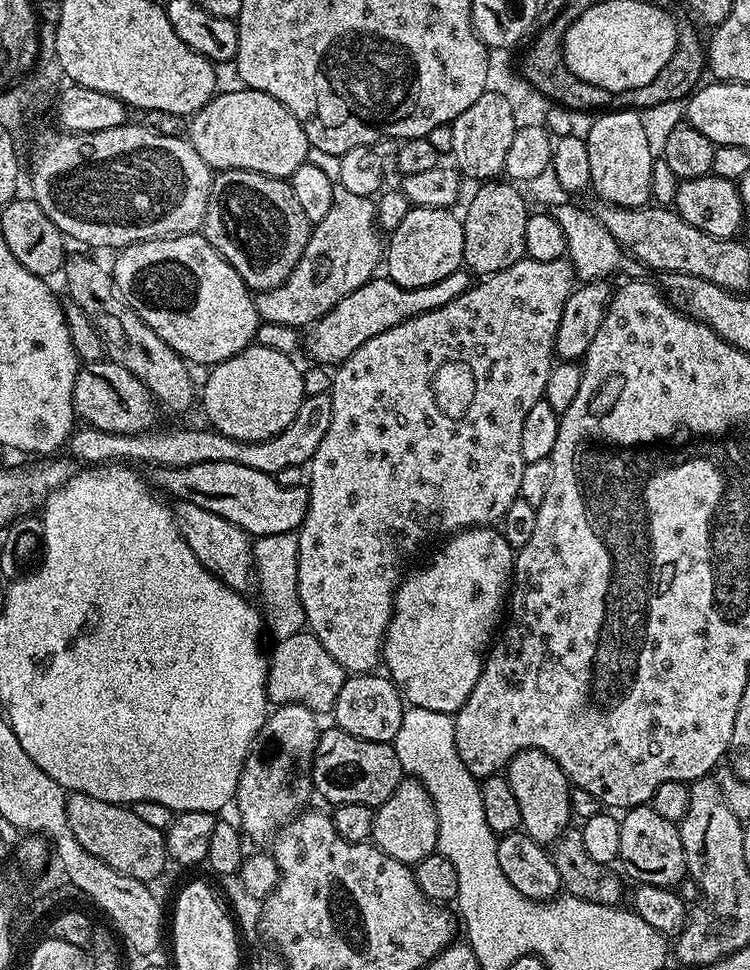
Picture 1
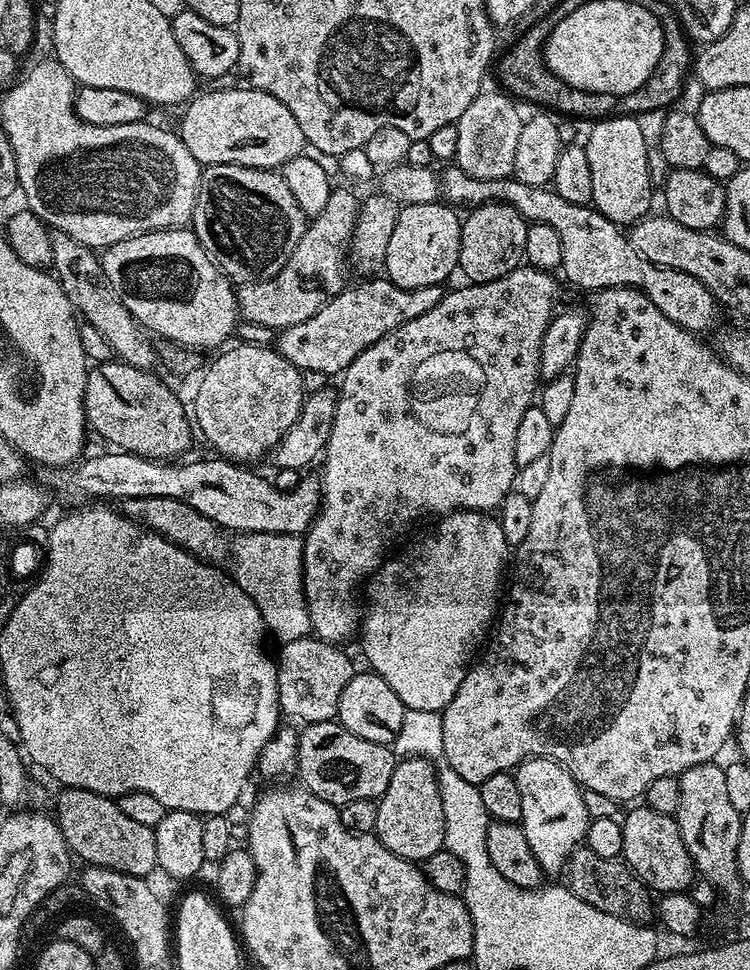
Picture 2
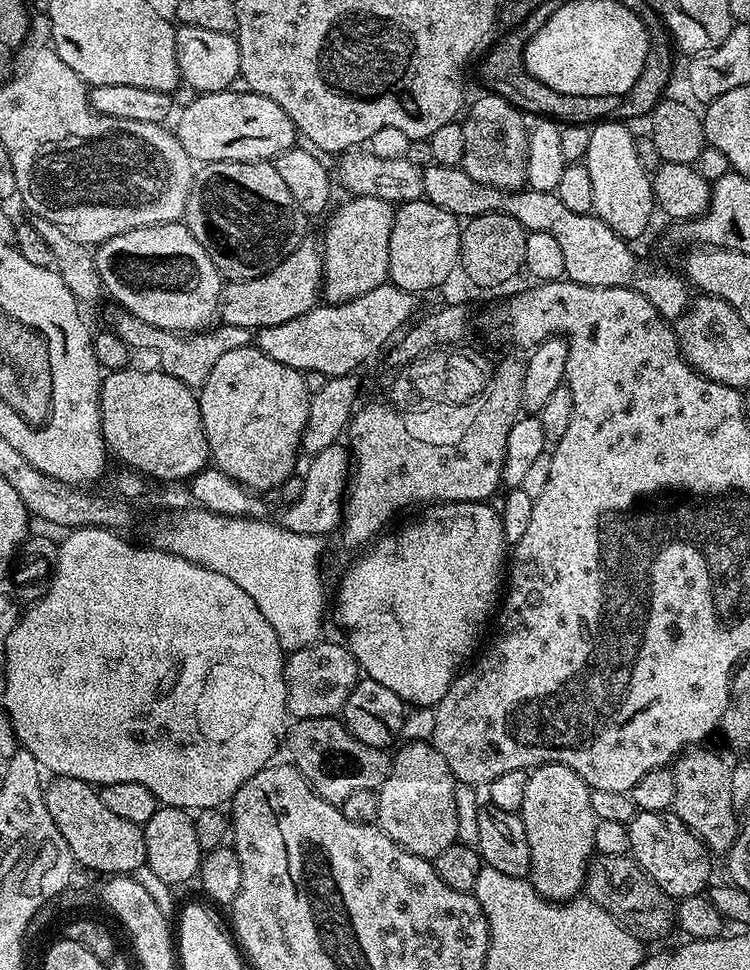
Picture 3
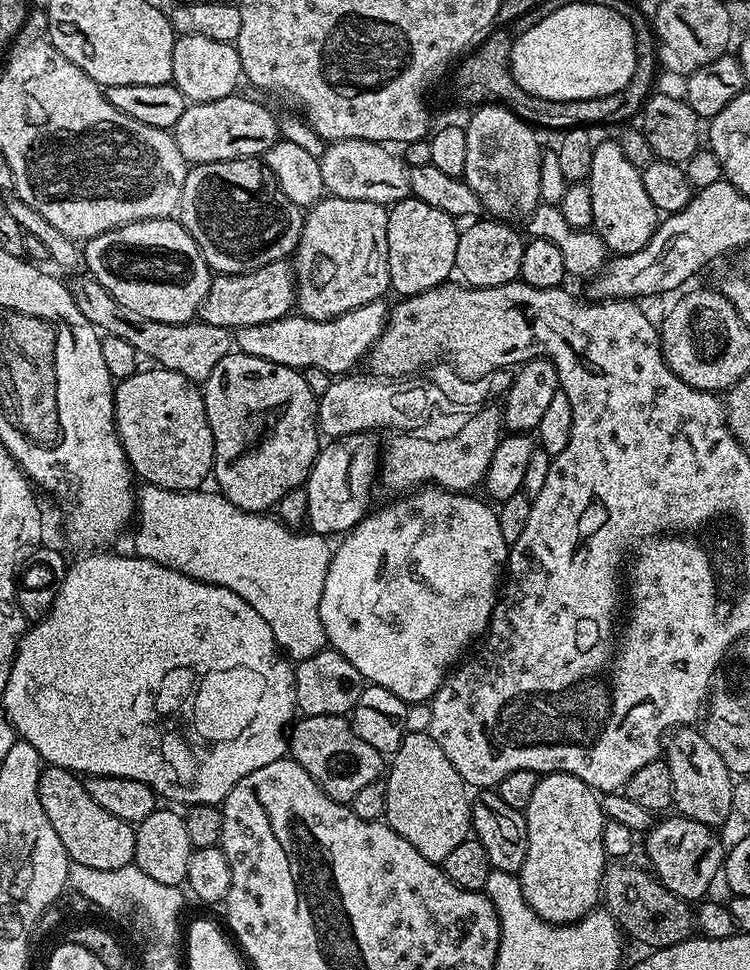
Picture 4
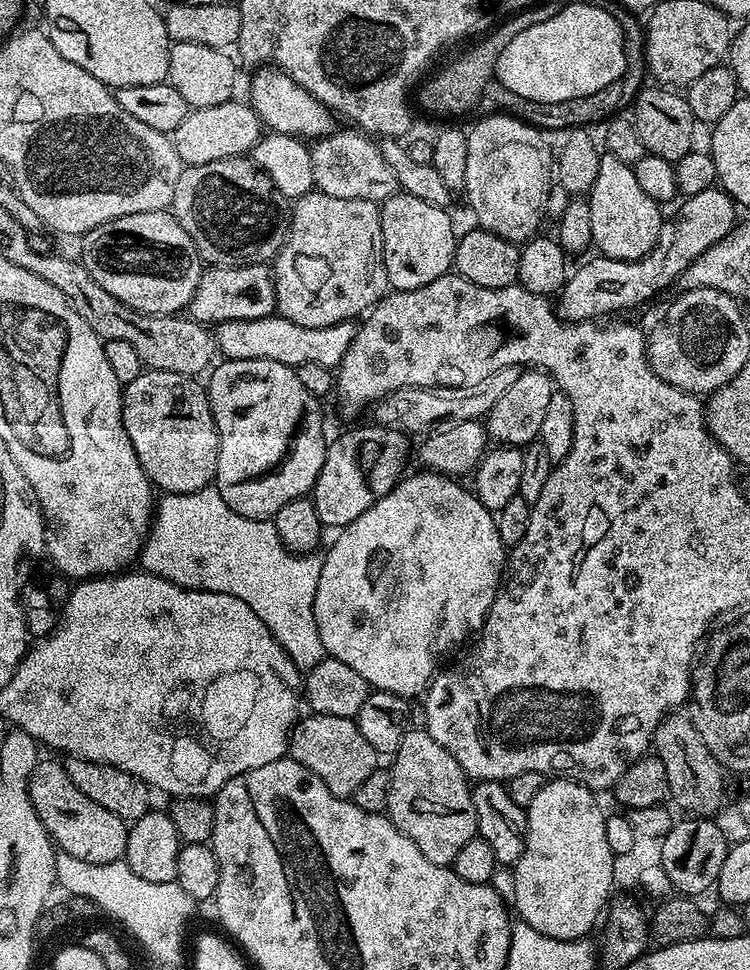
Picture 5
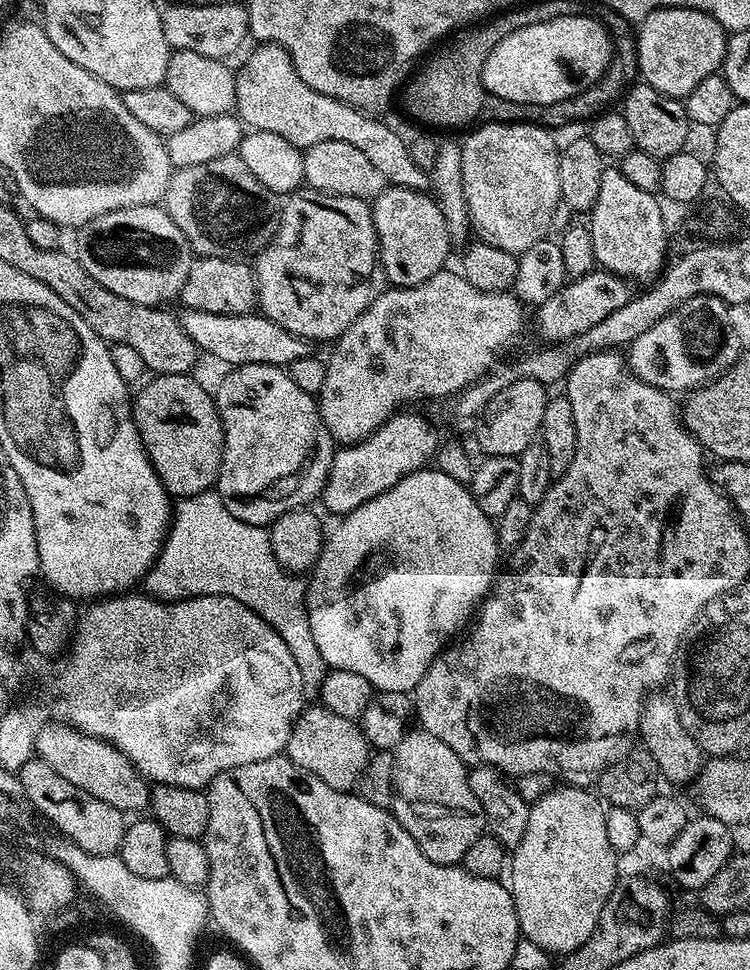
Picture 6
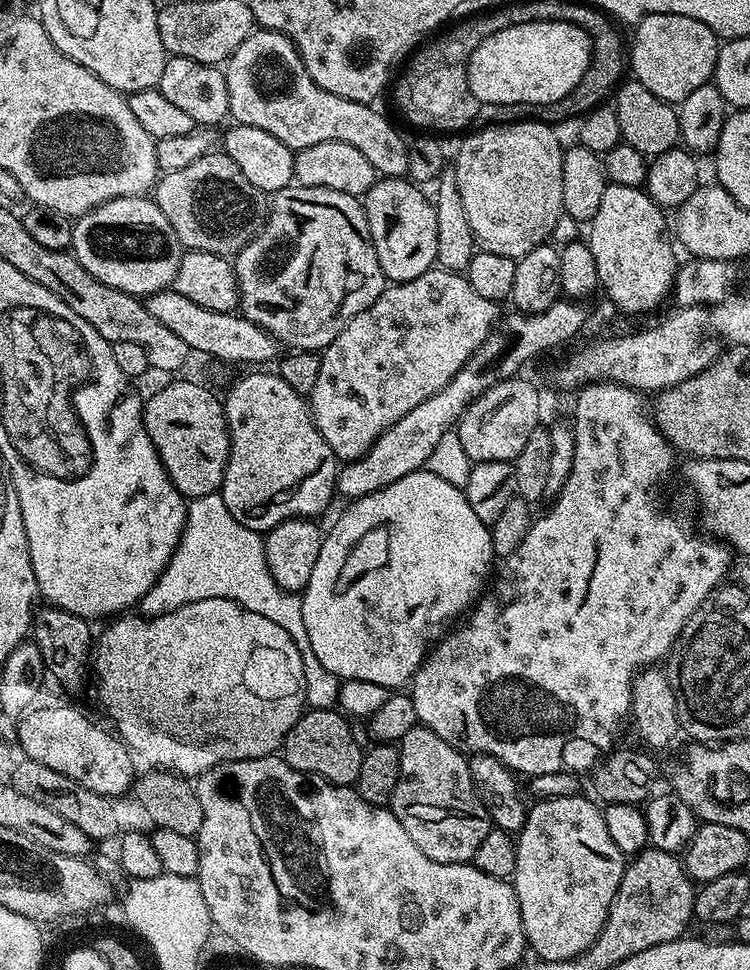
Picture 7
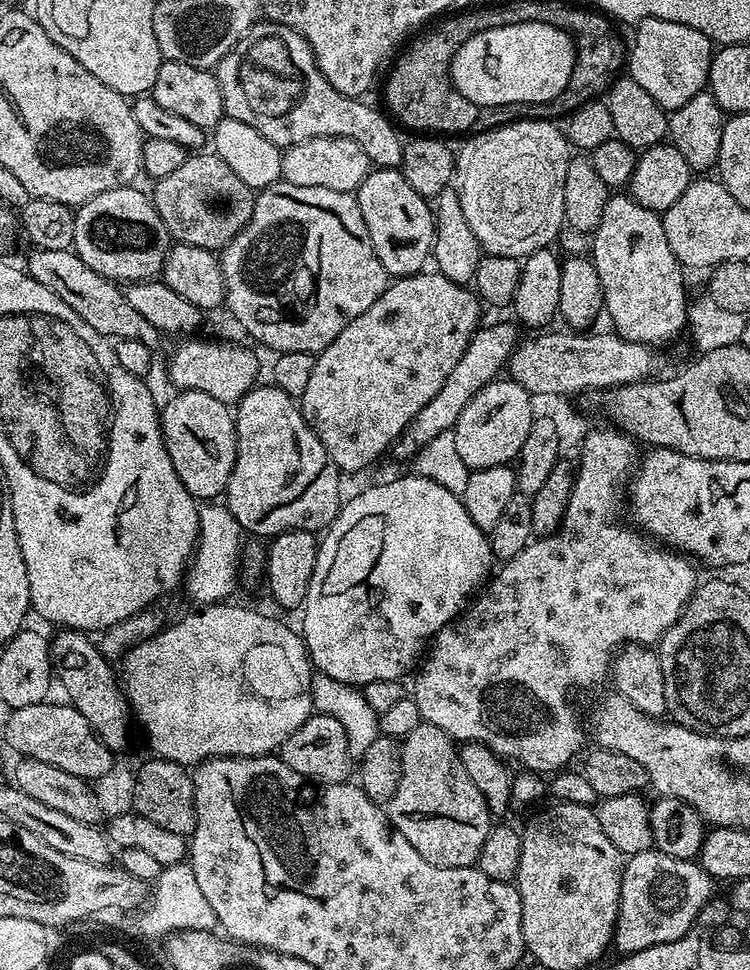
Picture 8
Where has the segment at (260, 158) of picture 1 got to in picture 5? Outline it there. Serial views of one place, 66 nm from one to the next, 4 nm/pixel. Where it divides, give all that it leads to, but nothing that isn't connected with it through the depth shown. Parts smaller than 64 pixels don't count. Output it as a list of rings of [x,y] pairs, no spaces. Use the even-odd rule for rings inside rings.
[[[233,98],[218,106],[193,108],[189,111],[188,117],[182,121],[182,126],[178,126],[178,130],[170,133],[172,145],[181,165],[218,162],[222,158],[234,158],[251,153],[252,148],[260,141],[262,125],[251,104],[239,104],[238,100]]]

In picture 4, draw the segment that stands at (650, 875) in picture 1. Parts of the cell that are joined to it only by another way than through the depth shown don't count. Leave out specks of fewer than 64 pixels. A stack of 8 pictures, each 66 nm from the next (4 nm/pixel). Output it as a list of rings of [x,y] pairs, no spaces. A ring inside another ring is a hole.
[[[679,814],[665,815],[653,823],[643,837],[642,848],[644,844],[644,852],[652,863],[651,871],[666,890],[689,902],[700,902],[707,897],[704,895],[721,875],[726,855],[726,844],[716,837],[716,832],[715,827]]]

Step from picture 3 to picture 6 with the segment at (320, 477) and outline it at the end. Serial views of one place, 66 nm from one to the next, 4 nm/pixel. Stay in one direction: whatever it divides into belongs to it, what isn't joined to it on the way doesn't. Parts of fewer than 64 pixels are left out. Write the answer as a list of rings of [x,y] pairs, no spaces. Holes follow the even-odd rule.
[[[404,410],[390,417],[365,440],[337,447],[322,493],[322,501],[336,518],[347,516],[349,512],[362,506],[362,502],[370,502],[370,498],[378,498],[378,494],[390,490],[390,486],[394,486],[402,478],[419,472],[437,455],[438,443],[436,444],[436,432],[432,429],[433,421],[427,415],[415,416],[408,411],[412,410]]]

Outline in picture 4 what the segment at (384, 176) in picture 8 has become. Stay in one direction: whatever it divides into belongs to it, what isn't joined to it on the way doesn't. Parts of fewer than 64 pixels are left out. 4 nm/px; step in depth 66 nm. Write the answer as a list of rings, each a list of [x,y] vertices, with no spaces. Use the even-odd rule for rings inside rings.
[[[415,198],[399,200],[388,208],[386,242],[390,262],[390,288],[397,297],[413,296],[436,288],[453,275],[460,232],[457,221],[434,206]]]

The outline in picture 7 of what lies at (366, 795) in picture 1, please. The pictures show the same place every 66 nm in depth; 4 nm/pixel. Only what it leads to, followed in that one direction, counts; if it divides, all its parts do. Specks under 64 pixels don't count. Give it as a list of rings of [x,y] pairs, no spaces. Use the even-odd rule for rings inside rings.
[[[308,708],[286,734],[282,745],[282,759],[294,770],[305,772],[308,776],[321,776],[329,784],[355,785],[358,774],[362,770],[365,749],[360,748],[355,734],[352,733],[351,726],[347,723],[351,724],[339,711],[331,708]]]

